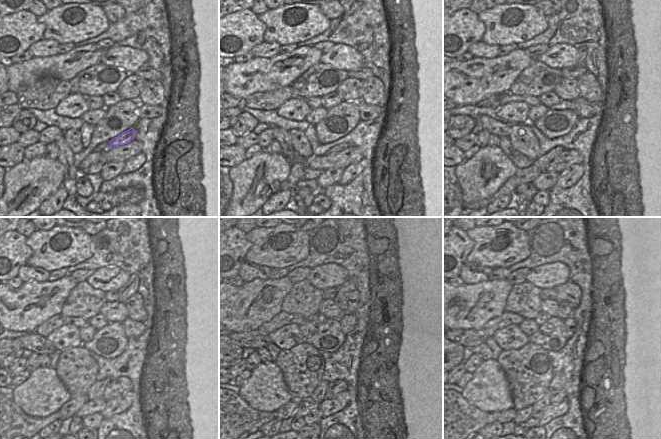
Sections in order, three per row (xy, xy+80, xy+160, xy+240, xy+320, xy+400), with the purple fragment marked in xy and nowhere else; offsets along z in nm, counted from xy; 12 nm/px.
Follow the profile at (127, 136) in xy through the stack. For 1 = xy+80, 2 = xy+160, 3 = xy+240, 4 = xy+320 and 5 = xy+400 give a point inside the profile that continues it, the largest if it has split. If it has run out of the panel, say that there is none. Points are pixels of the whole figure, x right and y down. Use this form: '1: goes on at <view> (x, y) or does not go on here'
1: goes on at xy+80 (334, 150)
2: goes on at xy+160 (542, 162)
3: goes on at xy+240 (96, 390)
4: goes on at xy+320 (319, 394)
5: goes on at xy+400 (545, 400)

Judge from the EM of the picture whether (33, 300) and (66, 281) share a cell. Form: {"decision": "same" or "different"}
{"decision": "same"}

